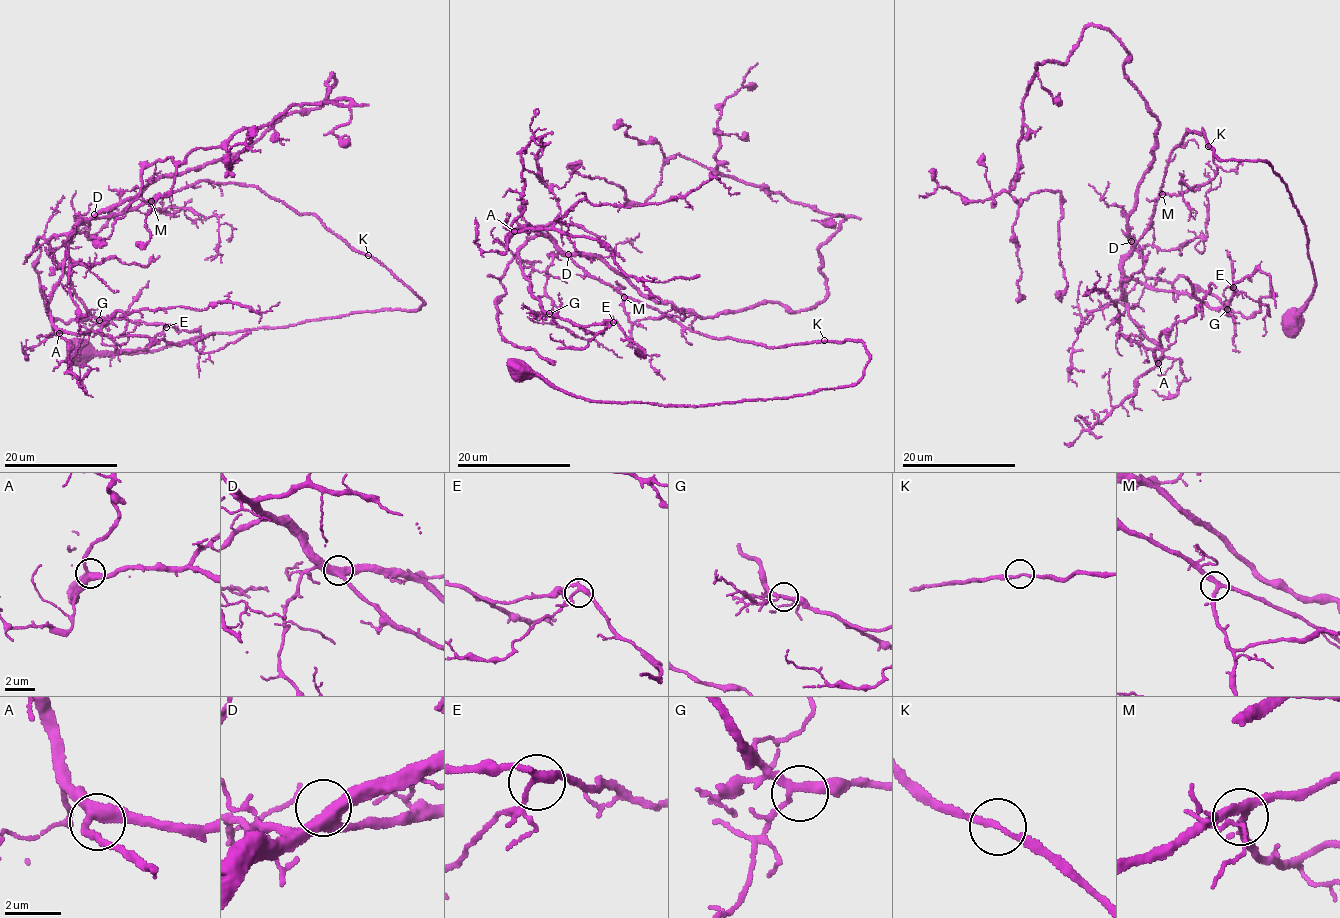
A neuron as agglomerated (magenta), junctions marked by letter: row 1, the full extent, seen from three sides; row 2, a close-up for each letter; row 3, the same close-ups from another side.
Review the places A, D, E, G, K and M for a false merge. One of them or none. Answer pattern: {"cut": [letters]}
{"cut": []}

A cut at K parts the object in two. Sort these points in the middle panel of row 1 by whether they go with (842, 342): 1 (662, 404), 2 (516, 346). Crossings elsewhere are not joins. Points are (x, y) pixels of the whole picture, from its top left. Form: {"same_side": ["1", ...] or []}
{"same_side": ["1"]}

